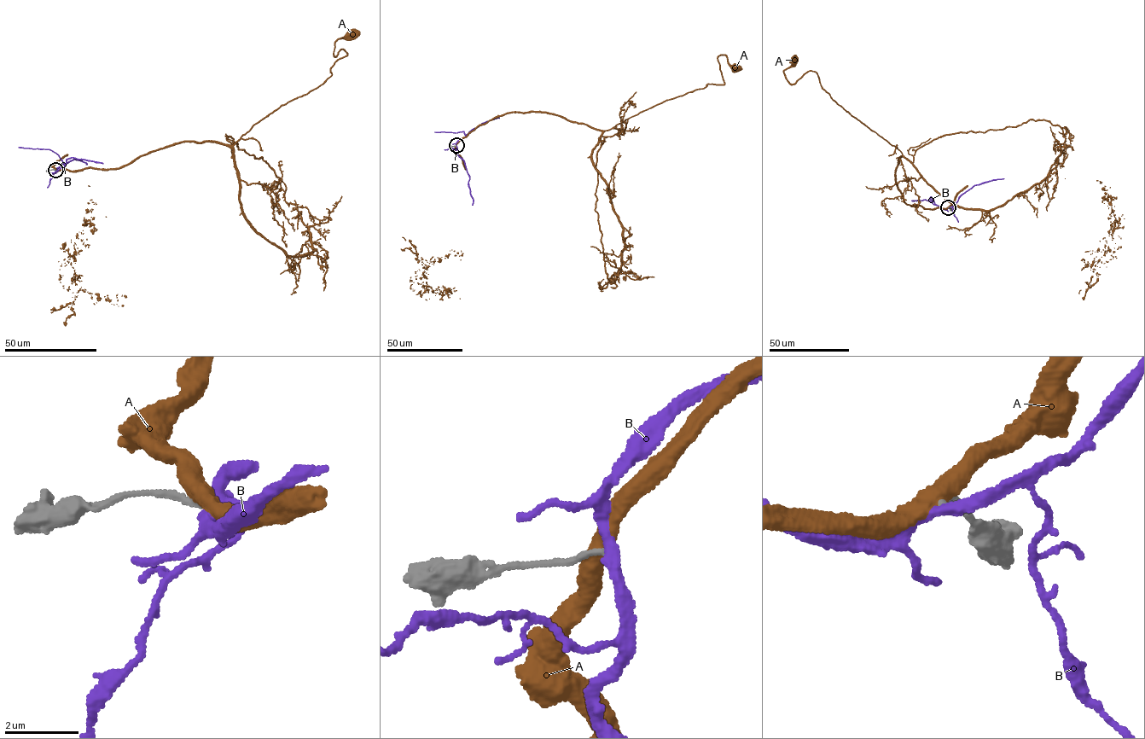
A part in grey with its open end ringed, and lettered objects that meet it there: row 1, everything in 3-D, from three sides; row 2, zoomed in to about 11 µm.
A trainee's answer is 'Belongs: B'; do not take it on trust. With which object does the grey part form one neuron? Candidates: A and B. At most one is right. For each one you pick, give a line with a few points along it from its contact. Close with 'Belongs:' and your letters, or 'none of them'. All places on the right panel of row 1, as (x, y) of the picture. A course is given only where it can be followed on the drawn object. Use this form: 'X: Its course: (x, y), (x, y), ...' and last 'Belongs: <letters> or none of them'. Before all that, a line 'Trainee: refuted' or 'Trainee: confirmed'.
Trainee: refuted
Belongs: none of them

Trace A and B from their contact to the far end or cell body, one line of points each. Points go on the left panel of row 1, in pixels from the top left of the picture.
A: (55, 170), (122, 167), (185, 141), (236, 143), (322, 84), (346, 55), (334, 55), (335, 42), (350, 34)
B: (56, 170), (75, 159), (86, 165)

